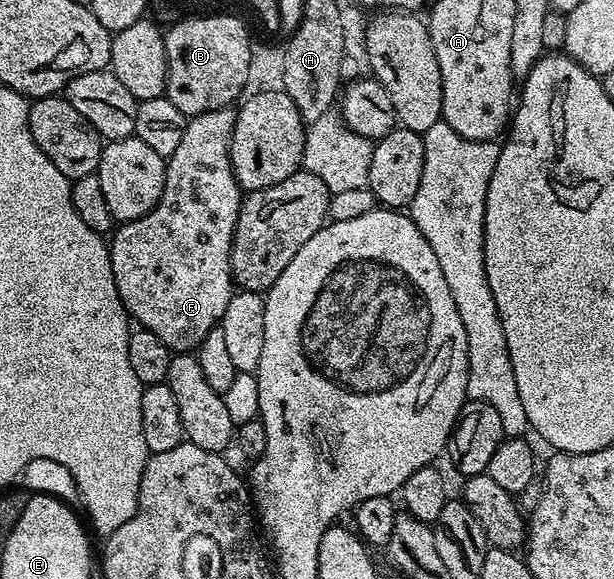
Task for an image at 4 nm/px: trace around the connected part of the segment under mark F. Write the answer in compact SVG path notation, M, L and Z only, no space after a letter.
M230 107L193 116L187 122L184 137L180 137L180 145L176 145L176 153L166 159L160 201L144 217L119 222L108 239L112 277L127 316L139 328L156 333L171 353L190 353L197 349L210 330L221 324L224 309L228 309L228 301L232 301L236 290L230 250L244 191L230 164L234 119L235 112Z

